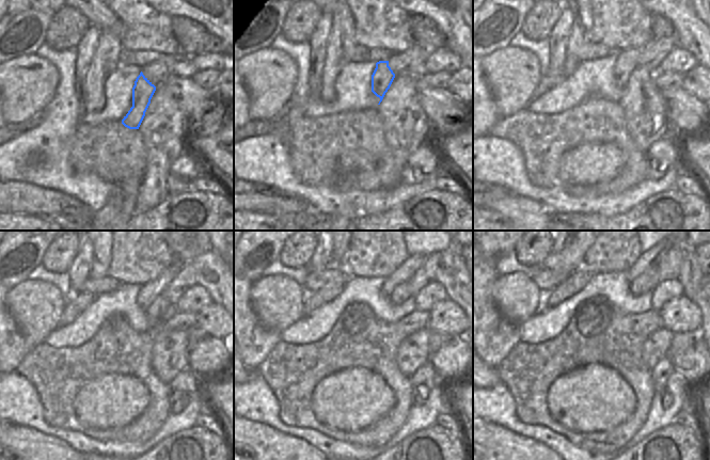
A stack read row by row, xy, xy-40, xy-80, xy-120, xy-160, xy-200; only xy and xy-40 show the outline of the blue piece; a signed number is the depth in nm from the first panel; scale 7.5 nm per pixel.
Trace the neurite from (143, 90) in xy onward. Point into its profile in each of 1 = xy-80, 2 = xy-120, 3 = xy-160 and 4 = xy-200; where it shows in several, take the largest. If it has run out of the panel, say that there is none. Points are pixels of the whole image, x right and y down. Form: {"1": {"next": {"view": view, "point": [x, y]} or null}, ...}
{"1": {"next": {"view": "xy-80", "point": [626, 62]}}, "2": {"next": {"view": "xy-120", "point": [150, 291]}}, "3": {"next": {"view": "xy-160", "point": [406, 272]}}, "4": {"next": {"view": "xy-200", "point": [651, 258]}}}

